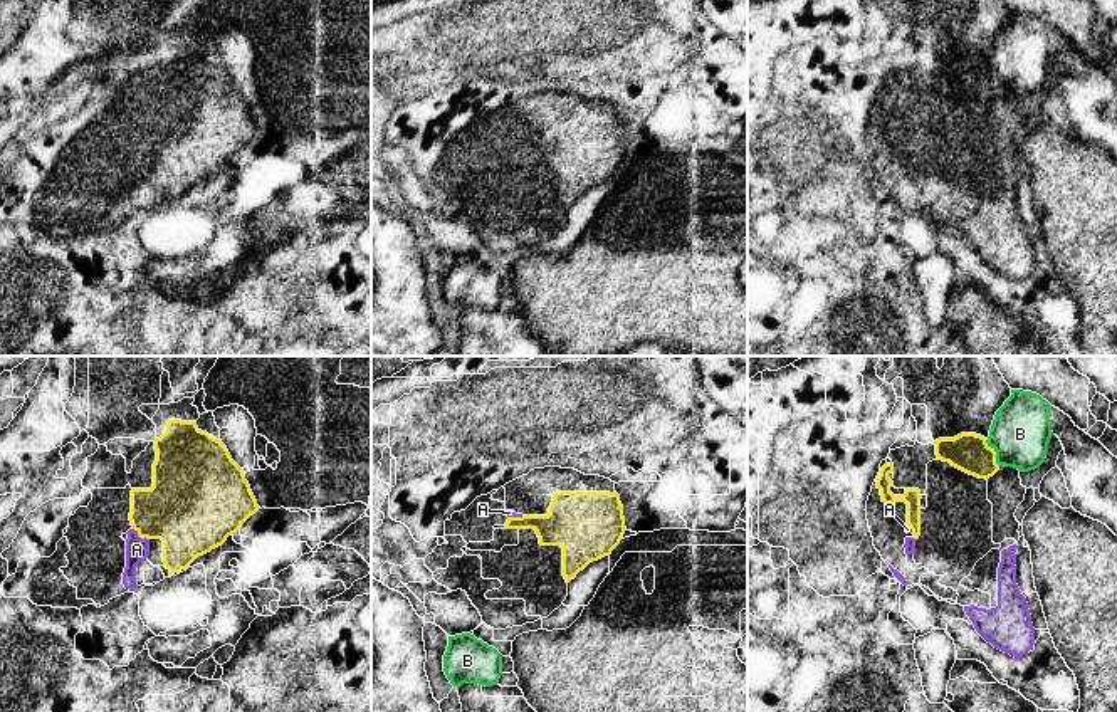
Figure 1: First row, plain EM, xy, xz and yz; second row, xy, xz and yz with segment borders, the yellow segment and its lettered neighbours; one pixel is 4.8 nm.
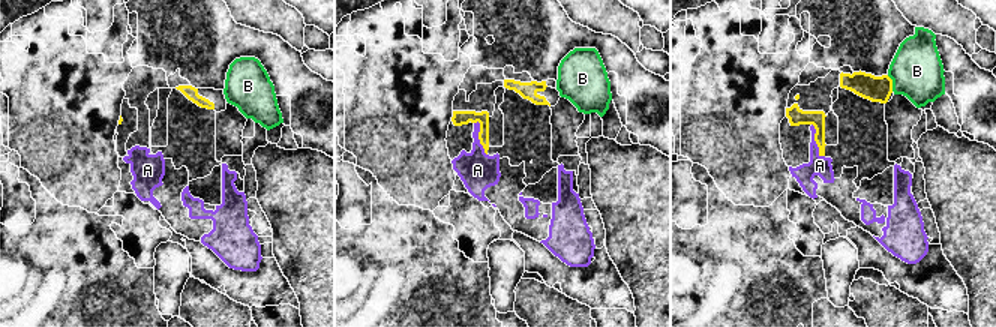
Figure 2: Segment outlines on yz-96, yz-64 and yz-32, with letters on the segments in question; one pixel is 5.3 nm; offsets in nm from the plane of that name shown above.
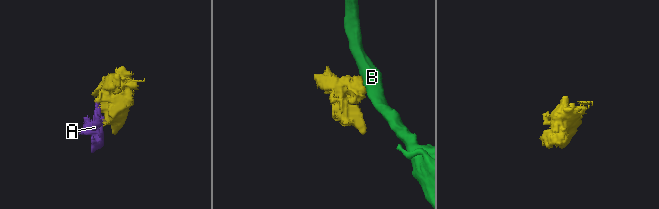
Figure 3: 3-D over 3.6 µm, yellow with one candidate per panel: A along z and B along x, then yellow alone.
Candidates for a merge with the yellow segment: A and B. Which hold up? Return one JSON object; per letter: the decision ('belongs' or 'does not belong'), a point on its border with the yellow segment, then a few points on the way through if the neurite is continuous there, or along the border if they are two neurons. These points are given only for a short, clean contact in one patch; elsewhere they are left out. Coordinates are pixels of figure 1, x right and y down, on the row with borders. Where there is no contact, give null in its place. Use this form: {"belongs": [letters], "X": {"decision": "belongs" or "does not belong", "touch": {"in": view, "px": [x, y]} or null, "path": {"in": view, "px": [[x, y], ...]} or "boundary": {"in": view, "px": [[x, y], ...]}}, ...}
{"belongs": ["A"], "A": {"decision": "belongs", "touch": {"in": "xy", "px": [140, 536]}, "path": {"in": "xy", "px": [[183, 507], [165, 511], [140, 536], [136, 549]]}}, "B": {"decision": "does not belong", "touch": {"in": "yz", "px": [995, 454]}, "boundary": {"in": "yz", "px": [[985, 440], [995, 452], [998, 465]]}}}

